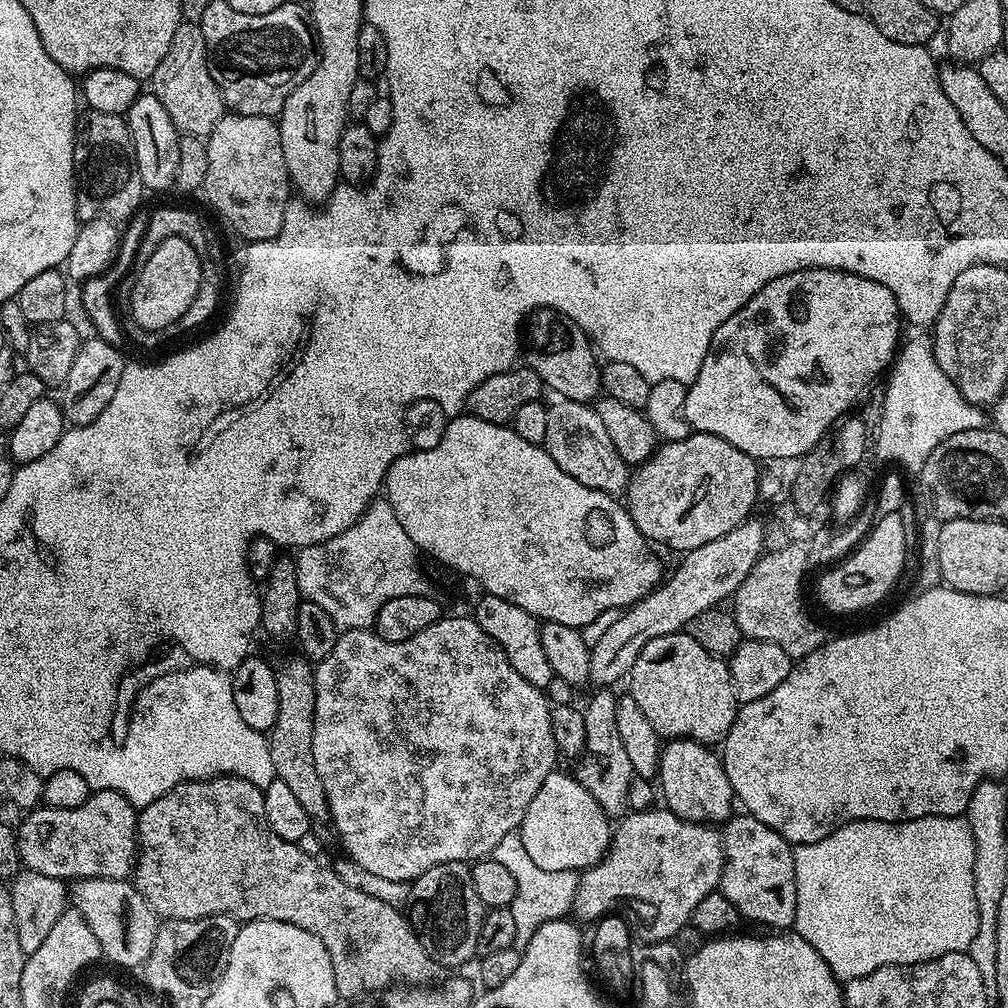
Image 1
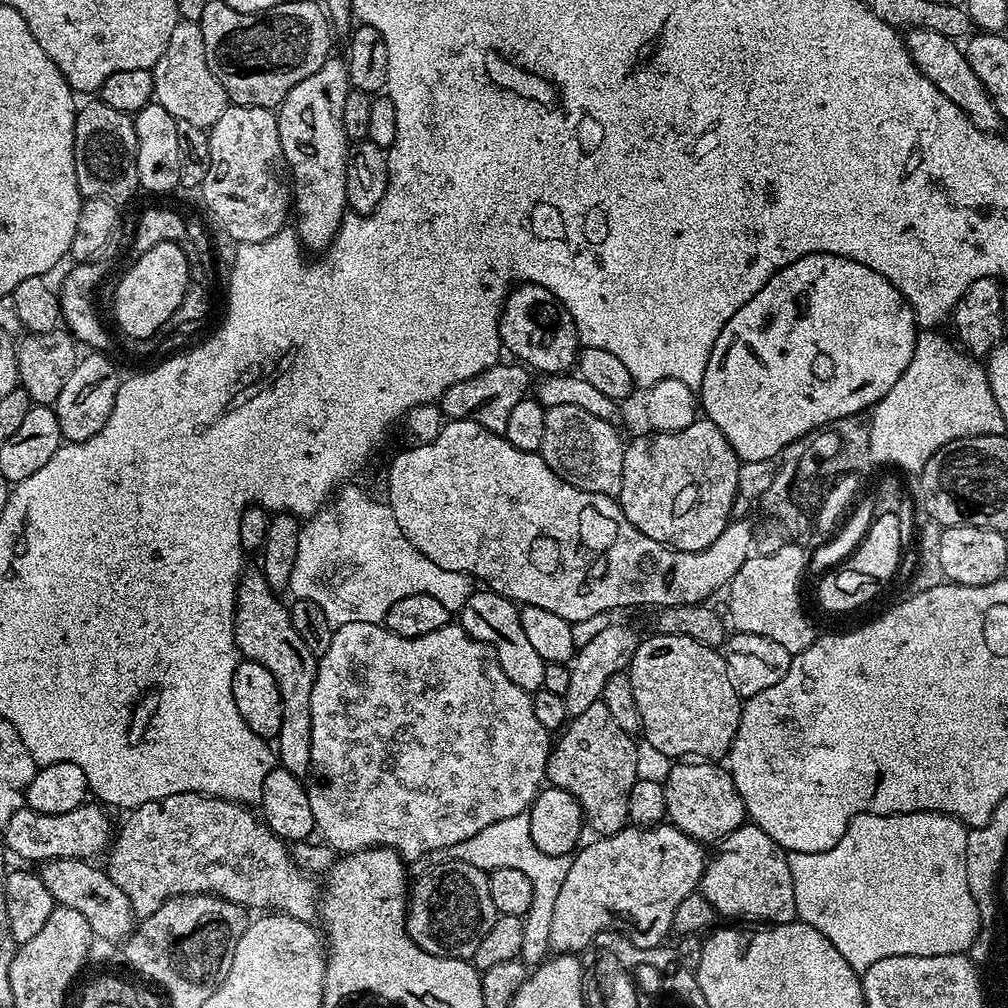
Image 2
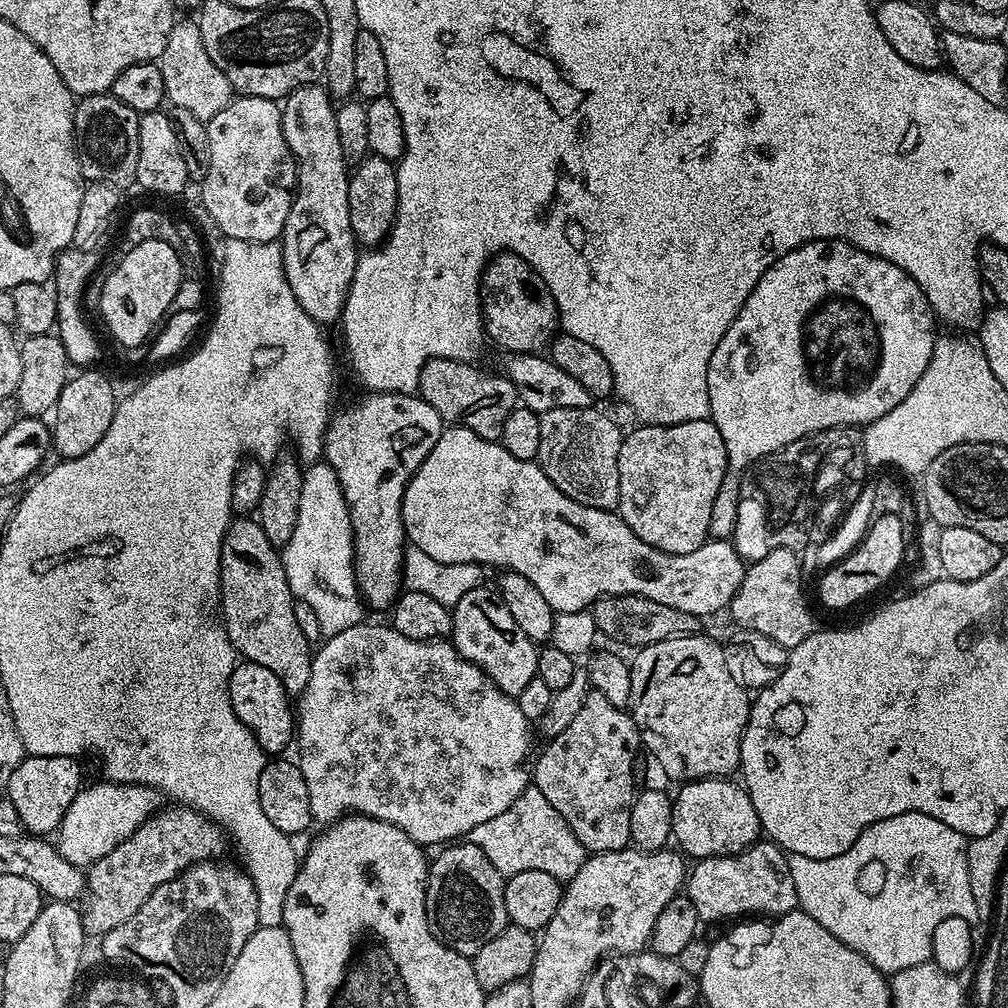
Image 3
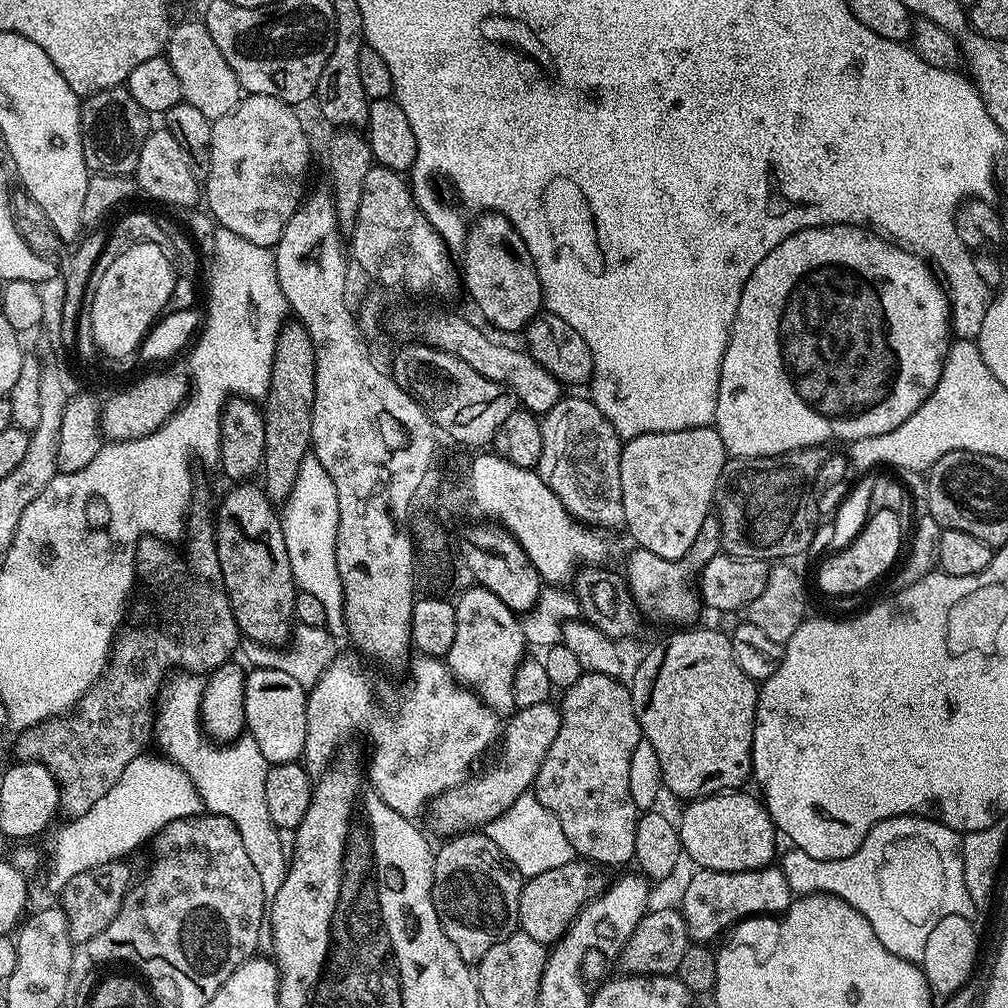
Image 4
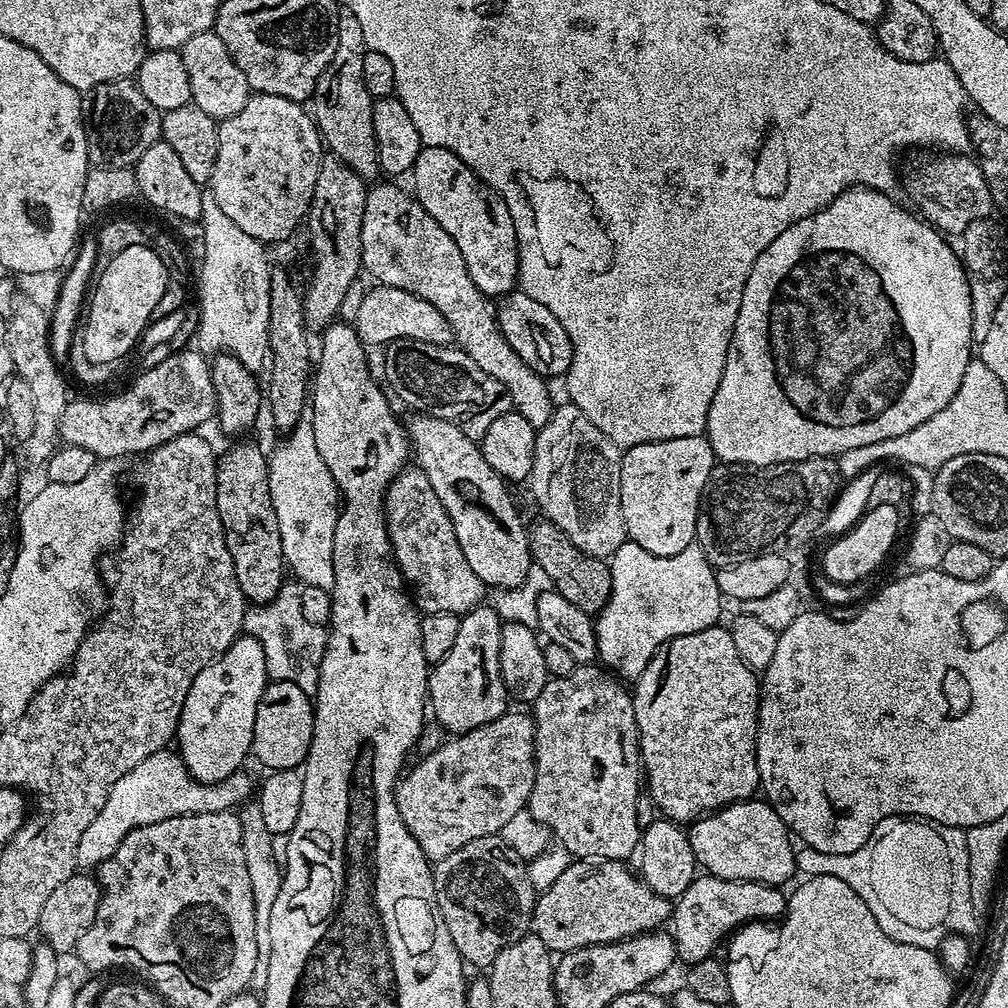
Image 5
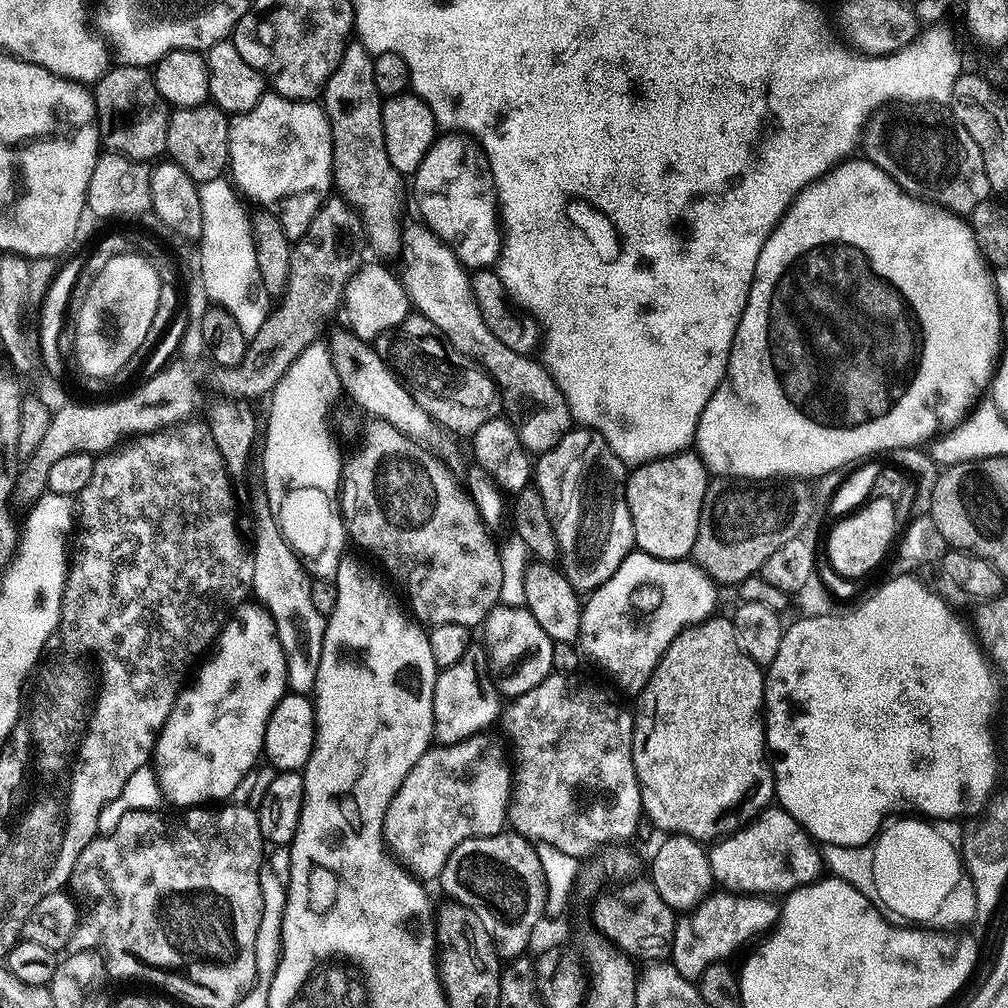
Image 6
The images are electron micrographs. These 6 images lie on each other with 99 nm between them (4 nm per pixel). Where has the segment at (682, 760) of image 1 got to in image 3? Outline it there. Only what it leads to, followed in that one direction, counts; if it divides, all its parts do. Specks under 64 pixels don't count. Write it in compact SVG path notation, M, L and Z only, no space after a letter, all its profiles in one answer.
M732 778L690 780L679 785L680 793L672 800L672 835L679 851L693 861L711 856L737 856L761 839L758 810L750 802L743 783Z

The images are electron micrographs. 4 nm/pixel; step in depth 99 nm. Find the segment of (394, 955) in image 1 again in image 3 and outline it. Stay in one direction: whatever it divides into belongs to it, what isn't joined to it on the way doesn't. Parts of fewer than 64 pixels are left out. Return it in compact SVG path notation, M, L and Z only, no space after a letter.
M172 806L176 808L161 807L143 826L134 832L126 842L122 842L106 854L106 858L98 858L98 862L91 865L86 872L86 895L82 900L80 917L84 923L84 931L89 937L104 937L114 926L122 926L166 882L170 882L175 876L182 875L191 864L201 864L204 860L216 860L224 852L225 829L209 816L202 815L198 809L191 806Z

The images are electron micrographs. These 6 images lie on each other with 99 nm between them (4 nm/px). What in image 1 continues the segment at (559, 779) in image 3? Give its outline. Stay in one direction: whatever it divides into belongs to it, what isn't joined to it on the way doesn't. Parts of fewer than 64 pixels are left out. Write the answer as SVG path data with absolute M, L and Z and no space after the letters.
M596 690L589 698L588 705L583 705L582 711L586 718L586 746L583 756L579 757L577 763L580 765L574 769L576 781L586 786L590 794L594 794L594 802L598 802L598 806L602 806L602 810L610 818L619 817L628 808L628 791L634 775L630 757L626 755L626 749L622 747L622 737L618 734L618 722L614 718L616 698L615 691Z

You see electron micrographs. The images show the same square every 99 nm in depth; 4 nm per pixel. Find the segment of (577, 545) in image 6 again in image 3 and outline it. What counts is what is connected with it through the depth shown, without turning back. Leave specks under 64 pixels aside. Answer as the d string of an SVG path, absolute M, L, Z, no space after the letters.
M555 408L540 417L542 446L538 463L540 469L574 502L612 510L620 502L618 482L618 450L622 431L608 416L591 408Z

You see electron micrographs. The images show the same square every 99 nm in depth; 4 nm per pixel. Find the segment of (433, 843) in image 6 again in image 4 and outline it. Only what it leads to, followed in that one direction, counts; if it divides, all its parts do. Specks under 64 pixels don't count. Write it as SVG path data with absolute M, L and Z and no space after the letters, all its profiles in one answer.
M551 699L541 704L517 708L507 717L498 740L500 753L489 768L469 775L456 788L451 788L435 801L436 813L432 816L432 828L440 838L451 838L462 832L470 832L490 823L513 806L514 800L527 793L536 783L536 775L546 758L546 750L554 744L560 729L560 710Z

